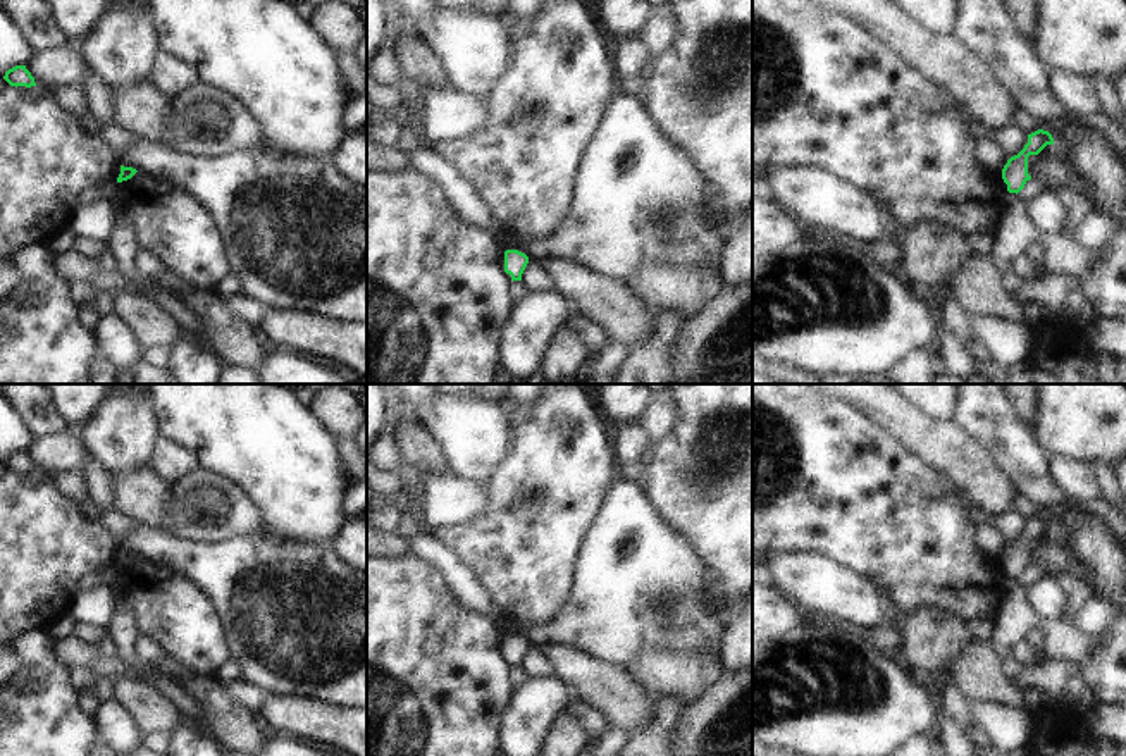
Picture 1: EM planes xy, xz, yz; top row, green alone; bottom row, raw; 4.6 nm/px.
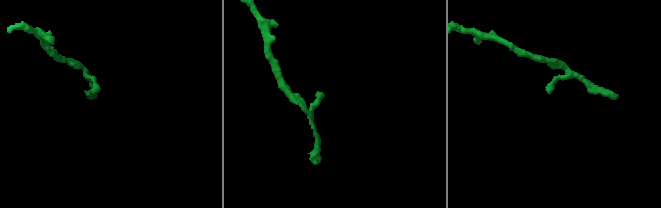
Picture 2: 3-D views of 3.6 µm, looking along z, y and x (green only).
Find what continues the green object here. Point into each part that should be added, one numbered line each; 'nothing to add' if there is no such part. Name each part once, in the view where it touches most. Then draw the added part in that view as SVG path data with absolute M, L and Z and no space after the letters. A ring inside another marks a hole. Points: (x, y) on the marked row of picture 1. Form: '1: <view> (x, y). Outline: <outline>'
nothing to add.

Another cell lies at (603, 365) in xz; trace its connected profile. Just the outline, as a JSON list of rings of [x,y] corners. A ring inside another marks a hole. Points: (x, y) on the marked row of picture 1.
[[[611,339],[596,355],[587,353],[582,363],[589,370],[585,384],[615,384],[615,374],[627,355],[628,350]]]

